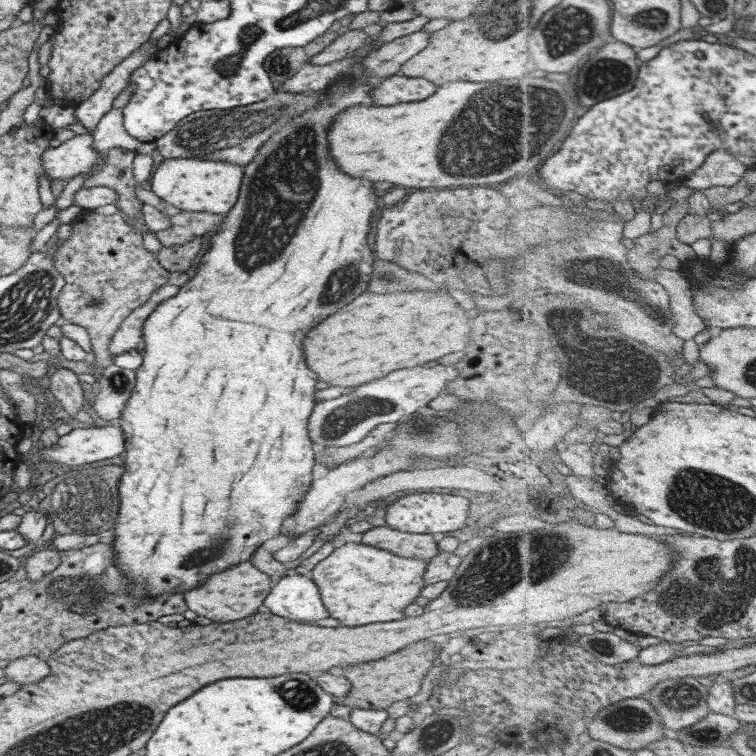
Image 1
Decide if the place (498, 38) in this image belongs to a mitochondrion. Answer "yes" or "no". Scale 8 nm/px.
yes

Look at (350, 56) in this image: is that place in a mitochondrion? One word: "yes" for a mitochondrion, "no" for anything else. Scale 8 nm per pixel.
no

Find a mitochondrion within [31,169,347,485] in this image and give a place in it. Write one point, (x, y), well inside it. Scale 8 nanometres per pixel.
(118, 384)

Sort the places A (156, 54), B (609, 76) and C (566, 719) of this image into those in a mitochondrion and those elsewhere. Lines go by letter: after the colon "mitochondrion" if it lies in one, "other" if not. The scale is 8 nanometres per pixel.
A: other
B: mitochondrion
C: other

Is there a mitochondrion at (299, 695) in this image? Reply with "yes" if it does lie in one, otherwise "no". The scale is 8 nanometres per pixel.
yes

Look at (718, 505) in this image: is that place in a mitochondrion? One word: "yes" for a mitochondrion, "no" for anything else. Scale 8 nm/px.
yes

